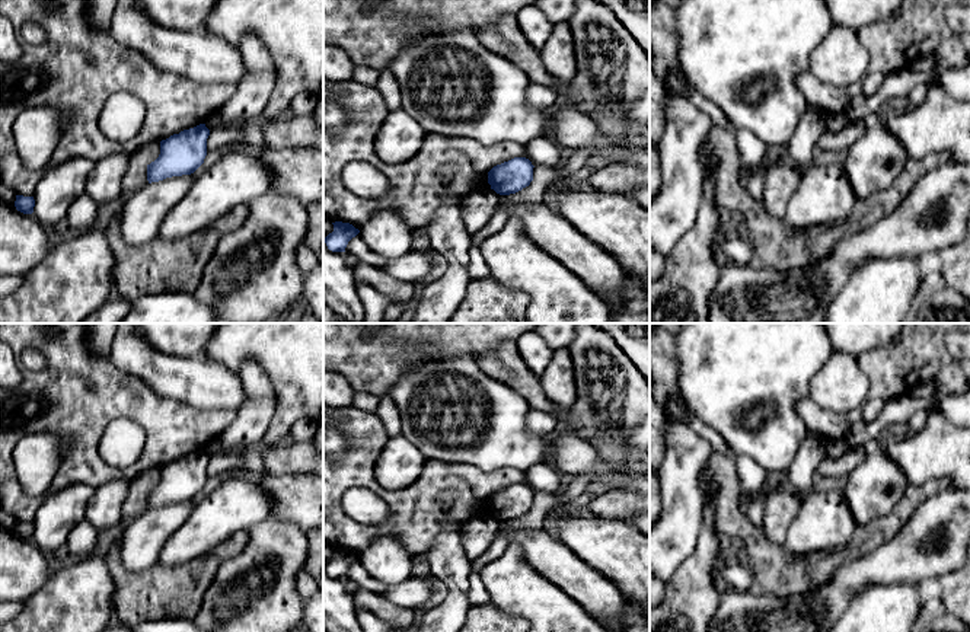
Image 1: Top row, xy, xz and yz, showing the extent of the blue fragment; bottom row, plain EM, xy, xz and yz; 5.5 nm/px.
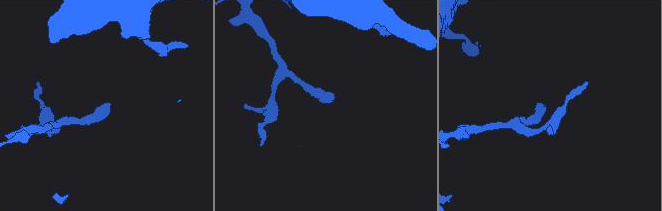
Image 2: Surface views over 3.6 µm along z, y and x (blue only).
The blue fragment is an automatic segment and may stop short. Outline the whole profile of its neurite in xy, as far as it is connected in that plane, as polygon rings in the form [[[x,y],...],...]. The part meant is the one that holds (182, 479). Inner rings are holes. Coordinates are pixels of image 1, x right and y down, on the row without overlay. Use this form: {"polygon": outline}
{"polygon": [[[200,450],[162,466],[159,483],[147,491],[149,510],[194,499],[207,482],[208,462],[210,456]]]}

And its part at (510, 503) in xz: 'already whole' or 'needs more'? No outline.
already whole

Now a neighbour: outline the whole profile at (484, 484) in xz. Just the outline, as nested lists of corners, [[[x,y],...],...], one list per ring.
[[[450,463],[450,470],[462,476],[470,486],[473,495],[481,499],[488,499],[494,492],[514,483],[526,483],[526,472],[514,467],[484,472],[473,465]]]

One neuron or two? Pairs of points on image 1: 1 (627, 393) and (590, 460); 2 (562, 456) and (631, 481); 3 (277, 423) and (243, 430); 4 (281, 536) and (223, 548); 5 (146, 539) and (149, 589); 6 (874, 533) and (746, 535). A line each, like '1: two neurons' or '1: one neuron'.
1: two neurons
2: one neuron
3: two neurons
4: two neurons
5: two neurons
6: one neuron

